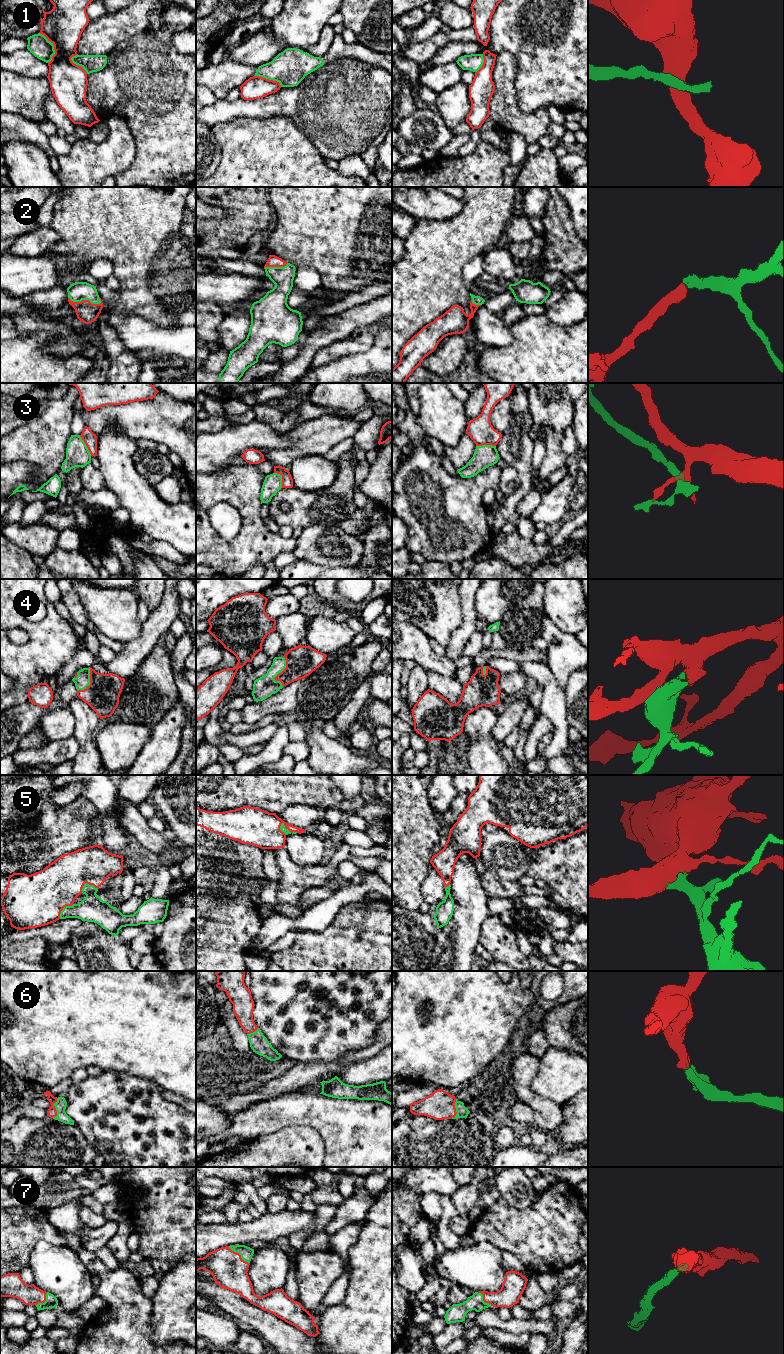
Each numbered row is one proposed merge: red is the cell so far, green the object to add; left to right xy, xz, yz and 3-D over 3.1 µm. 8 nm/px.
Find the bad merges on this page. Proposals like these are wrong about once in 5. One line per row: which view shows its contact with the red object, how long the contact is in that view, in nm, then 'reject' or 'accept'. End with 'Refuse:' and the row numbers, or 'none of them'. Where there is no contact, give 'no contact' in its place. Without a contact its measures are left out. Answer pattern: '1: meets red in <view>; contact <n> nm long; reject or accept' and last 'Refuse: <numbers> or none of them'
1: meets red in xy; contact 260 nm long; reject
2: meets red in xy; contact 280 nm long; accept
3: meets red in xy; contact 190 nm long; reject
4: meets red in xz; contact 240 nm long; accept
5: meets red in xz; contact 160 nm long; accept
6: meets red in xy; contact 170 nm long; accept
7: meets red in xz; contact 220 nm long; accept
Refuse: 1, 3

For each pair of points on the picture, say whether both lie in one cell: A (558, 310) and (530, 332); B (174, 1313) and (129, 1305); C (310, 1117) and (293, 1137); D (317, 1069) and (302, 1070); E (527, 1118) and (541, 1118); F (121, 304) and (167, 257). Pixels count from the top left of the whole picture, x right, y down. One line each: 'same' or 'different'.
A: different
B: different
C: different
D: same
E: different
F: same

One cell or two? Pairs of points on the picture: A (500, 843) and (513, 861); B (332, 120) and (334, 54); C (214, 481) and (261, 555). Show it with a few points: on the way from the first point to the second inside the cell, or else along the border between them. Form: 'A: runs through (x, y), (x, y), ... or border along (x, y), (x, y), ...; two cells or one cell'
A: runs through (500, 847), (509, 857); one cell
B: border along (353, 57), (339, 57), (324, 65); two cells
C: runs through (234, 496), (251, 513), (253, 535); one cell

